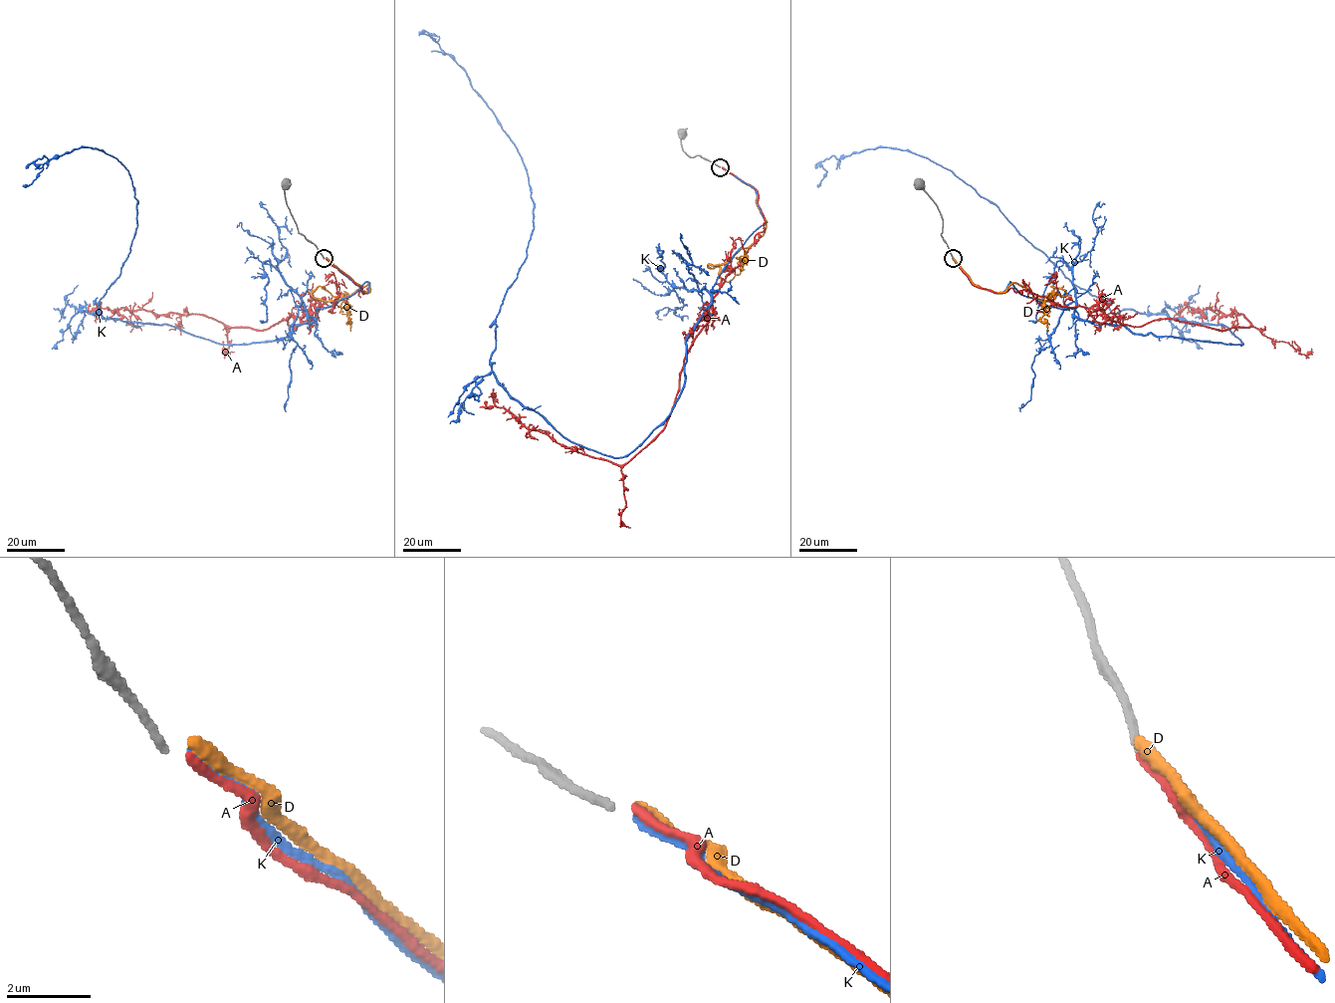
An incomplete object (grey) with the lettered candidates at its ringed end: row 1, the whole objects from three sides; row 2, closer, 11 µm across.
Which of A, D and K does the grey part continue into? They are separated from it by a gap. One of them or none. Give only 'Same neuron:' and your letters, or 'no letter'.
Same neuron: A

